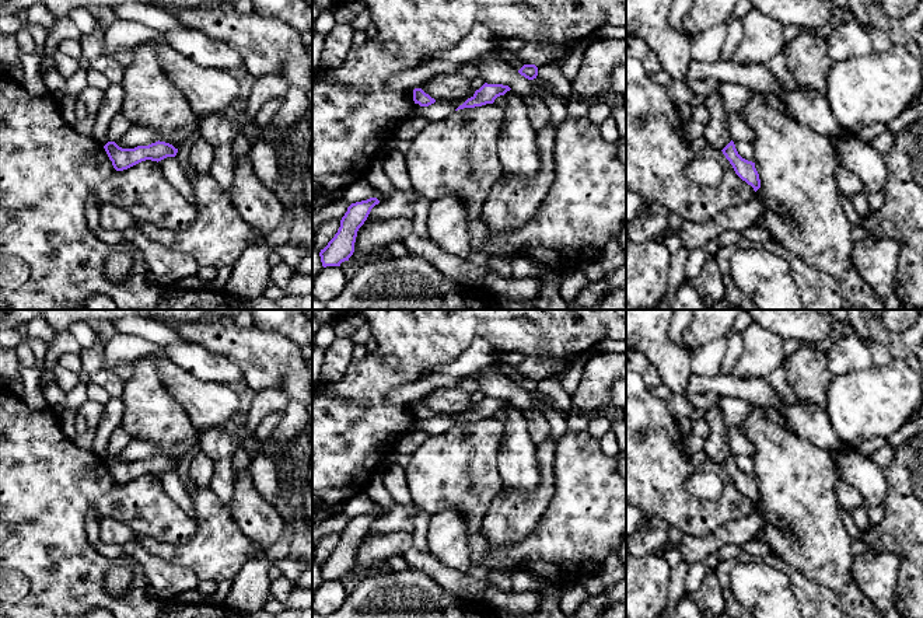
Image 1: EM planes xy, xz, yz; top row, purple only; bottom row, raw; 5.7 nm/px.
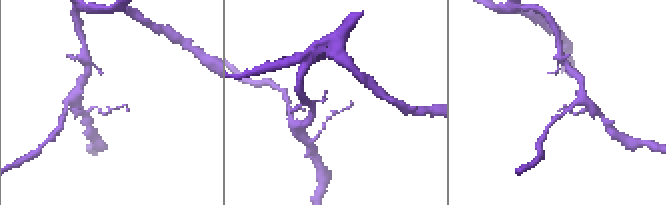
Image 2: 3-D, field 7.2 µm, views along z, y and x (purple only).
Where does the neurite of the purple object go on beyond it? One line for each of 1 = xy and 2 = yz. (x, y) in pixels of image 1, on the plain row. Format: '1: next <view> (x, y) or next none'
1: next none
2: next none

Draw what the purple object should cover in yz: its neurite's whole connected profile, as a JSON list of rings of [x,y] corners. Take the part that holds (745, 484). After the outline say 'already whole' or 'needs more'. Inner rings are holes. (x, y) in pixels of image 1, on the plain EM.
[[[733,454],[721,465],[733,479],[735,488],[756,506],[761,502],[761,493],[755,476],[742,472]]] | already whole

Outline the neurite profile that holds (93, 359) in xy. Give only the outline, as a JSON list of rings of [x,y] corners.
[[[97,335],[95,343],[90,349],[81,350],[80,360],[87,374],[94,374],[104,369],[105,345],[106,343]]]

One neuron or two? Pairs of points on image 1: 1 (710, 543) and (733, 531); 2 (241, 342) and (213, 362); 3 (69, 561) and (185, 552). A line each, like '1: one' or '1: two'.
1: one
2: two
3: two

